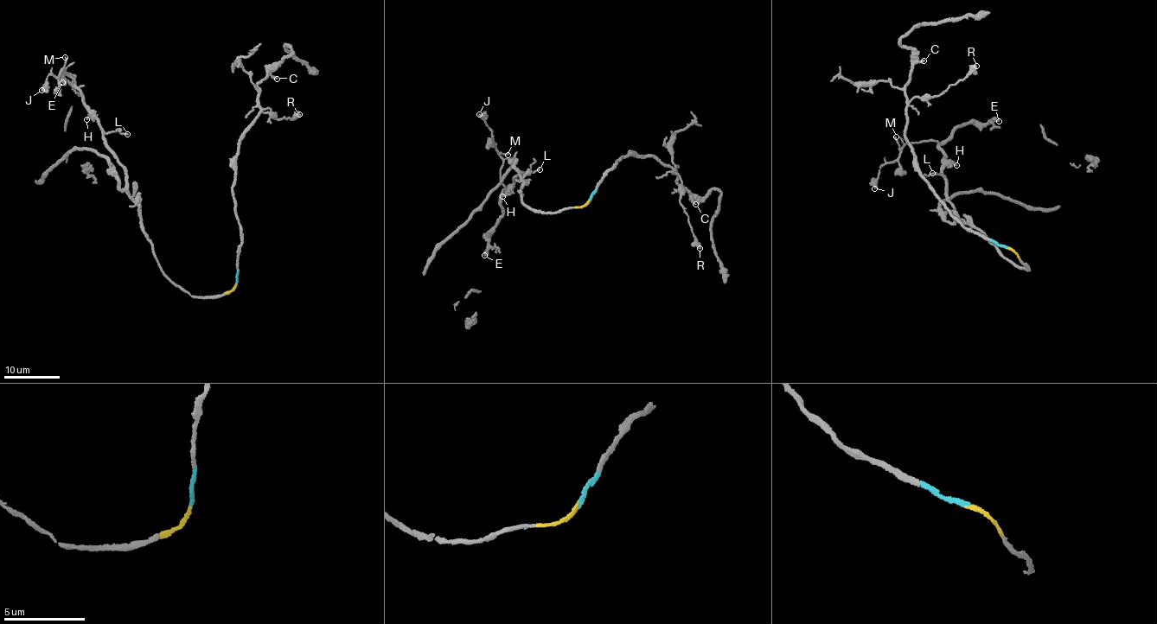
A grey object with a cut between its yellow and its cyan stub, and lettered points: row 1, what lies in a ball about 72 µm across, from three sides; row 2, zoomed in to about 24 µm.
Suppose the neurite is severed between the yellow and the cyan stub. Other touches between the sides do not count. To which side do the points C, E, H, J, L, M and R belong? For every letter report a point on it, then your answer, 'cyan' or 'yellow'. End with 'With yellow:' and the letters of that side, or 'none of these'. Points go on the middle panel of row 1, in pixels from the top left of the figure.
C: place (695, 204); cyan
E: place (484, 255); yellow
H: place (502, 196); yellow
J: place (479, 114); yellow
L: place (540, 169); yellow
M: place (508, 155); yellow
R: place (699, 248); cyan
With yellow: E, H, J, L, M

